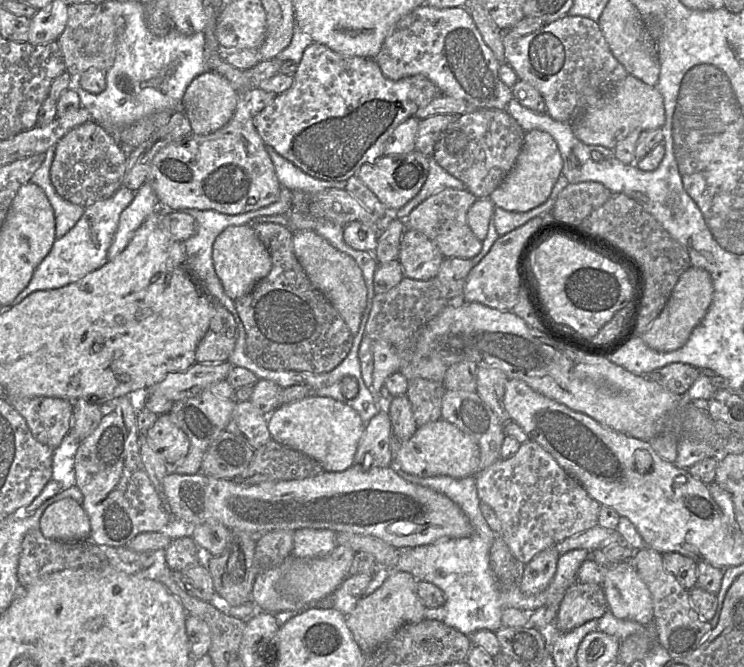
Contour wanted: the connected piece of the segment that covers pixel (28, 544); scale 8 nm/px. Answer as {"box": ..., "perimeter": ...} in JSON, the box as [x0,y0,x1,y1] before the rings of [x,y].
{"box":[17,529,111,589],"perimeter":[[[40,529],[29,531],[23,538],[17,570],[21,589],[31,587],[55,572],[77,569],[100,569],[111,566],[107,555],[91,540],[56,541],[45,537]]]}

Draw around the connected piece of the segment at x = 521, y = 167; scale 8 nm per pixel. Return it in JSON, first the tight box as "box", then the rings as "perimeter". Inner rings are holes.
{"box":[488,130,563,212],"perimeter":[[[542,130],[525,133],[521,151],[513,169],[488,196],[495,207],[511,212],[528,212],[543,204],[561,174],[563,160],[555,140]]]}

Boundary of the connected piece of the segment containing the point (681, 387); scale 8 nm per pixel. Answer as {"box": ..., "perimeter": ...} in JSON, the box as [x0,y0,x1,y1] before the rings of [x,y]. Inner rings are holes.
{"box":[648,363,701,396],"perimeter":[[[672,363],[653,371],[648,378],[675,395],[685,396],[700,374],[701,371],[691,365]]]}

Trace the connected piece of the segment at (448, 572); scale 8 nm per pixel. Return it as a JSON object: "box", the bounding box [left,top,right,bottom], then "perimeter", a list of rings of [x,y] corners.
{"box":[391,465,541,637],"perimeter":[[[391,465],[391,467],[401,478],[411,482],[413,484],[421,485],[430,488],[433,491],[441,493],[451,499],[455,504],[459,506],[465,516],[468,518],[470,525],[472,527],[472,533],[470,536],[459,539],[447,539],[442,540],[430,545],[414,547],[410,549],[401,550],[398,556],[393,570],[406,572],[412,575],[416,581],[425,581],[437,586],[445,596],[445,604],[443,608],[446,611],[445,618],[443,622],[462,634],[470,637],[471,634],[478,630],[489,630],[491,632],[496,632],[500,627],[502,627],[501,617],[502,612],[505,608],[513,607],[520,610],[528,609],[528,603],[534,602],[535,597],[541,592],[527,595],[524,594],[520,589],[519,585],[514,585],[508,591],[501,591],[496,583],[493,573],[489,564],[489,551],[491,545],[497,534],[495,534],[486,523],[481,510],[480,510],[480,500],[477,494],[475,476],[466,476],[460,479],[456,479],[450,476],[435,476],[435,477],[419,477],[413,474],[406,473],[397,465]]]}

